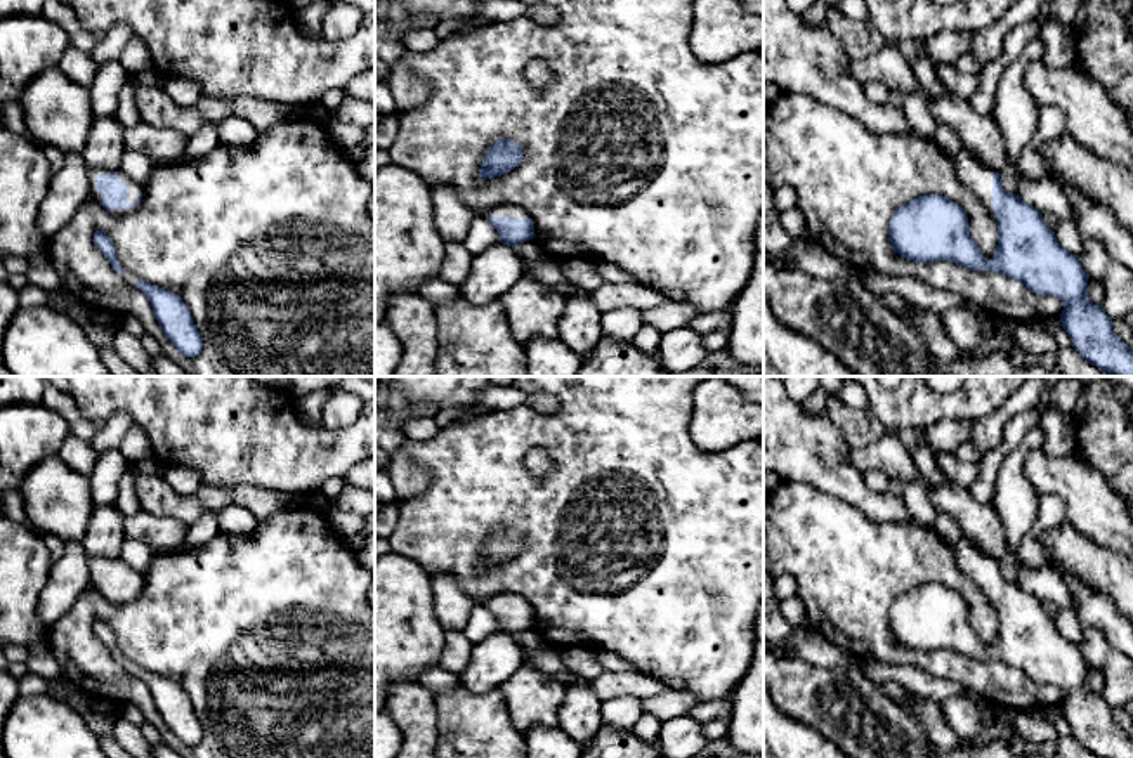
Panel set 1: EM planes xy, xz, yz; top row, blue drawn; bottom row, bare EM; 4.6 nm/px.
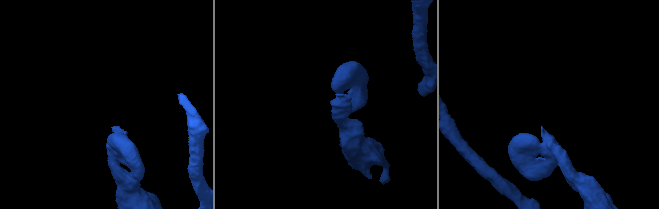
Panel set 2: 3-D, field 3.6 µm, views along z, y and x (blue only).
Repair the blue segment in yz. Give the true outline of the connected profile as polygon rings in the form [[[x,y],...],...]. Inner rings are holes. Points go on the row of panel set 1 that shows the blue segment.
[[[947,153],[956,175],[998,222],[994,258],[987,260],[970,236],[966,212],[942,194],[923,194],[892,213],[888,239],[901,257],[932,264],[954,262],[992,271],[1025,284],[1036,295],[1064,304],[1060,323],[1072,347],[1110,376],[1133,376],[1133,349],[1114,333],[1112,319],[1088,297],[1088,274],[1043,222],[1041,212],[1003,189],[999,173],[968,153]]]

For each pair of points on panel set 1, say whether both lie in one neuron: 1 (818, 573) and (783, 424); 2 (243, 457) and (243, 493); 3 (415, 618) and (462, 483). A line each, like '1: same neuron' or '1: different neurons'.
1: different neurons
2: different neurons
3: different neurons

